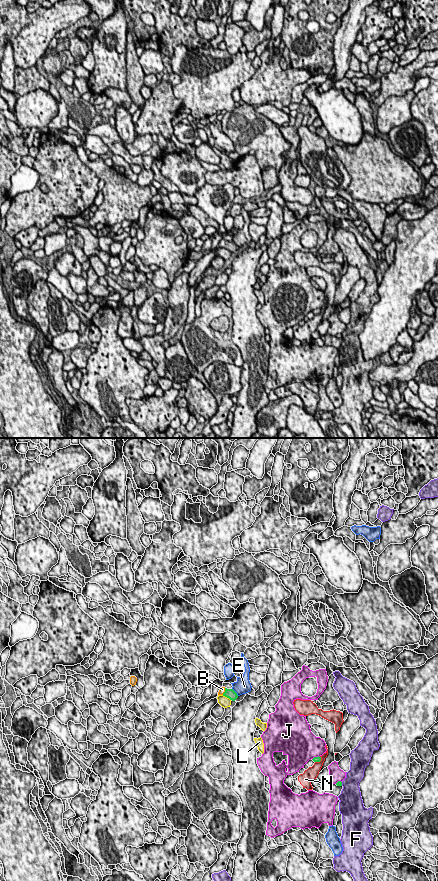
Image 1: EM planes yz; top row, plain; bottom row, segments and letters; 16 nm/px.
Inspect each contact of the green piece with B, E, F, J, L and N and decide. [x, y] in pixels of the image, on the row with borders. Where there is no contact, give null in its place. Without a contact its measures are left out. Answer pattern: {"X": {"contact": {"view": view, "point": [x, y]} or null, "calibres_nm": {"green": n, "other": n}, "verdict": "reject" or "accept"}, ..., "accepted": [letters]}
{"B": {"contact": {"view": "yz", "point": [225, 691]}, "calibres_nm": {"green": 160, "other": 90}, "verdict": "accept"}, "E": {"contact": {"view": "yz", "point": [235, 692]}, "calibres_nm": {"green": 160, "other": 240}, "verdict": "reject"}, "F": {"contact": {"view": "yz", "point": [341, 784]}, "calibres_nm": {"green": 90, "other": 340}, "verdict": "reject"}, "J": {"contact": {"view": "yz", "point": [315, 757]}, "calibres_nm": {"green": 100, "other": 480}, "verdict": "reject"}, "L": {"contact": {"view": "yz", "point": [226, 696]}, "calibres_nm": {"green": 160, "other": 170}, "verdict": "reject"}, "N": {"contact": {"view": "yz", "point": [319, 761]}, "calibres_nm": {"green": 100, "other": 200}, "verdict": "reject"}, "accepted": ["B"]}

